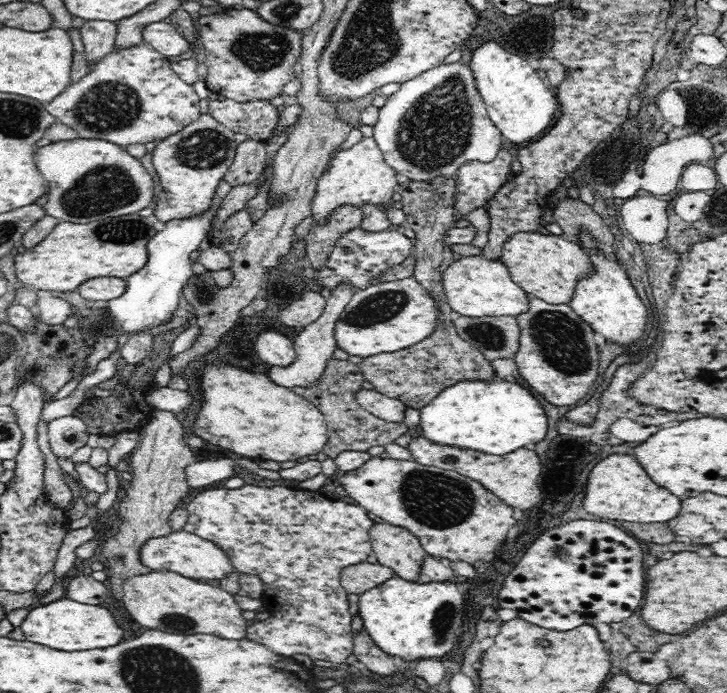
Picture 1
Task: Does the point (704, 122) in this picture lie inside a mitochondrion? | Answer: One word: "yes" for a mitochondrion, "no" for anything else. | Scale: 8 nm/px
yes

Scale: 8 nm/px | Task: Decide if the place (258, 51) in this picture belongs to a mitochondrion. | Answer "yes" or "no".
yes

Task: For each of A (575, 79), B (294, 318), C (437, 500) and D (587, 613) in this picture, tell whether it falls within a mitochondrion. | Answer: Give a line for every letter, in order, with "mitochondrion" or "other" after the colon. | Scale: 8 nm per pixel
A: other
B: other
C: mitochondrion
D: other

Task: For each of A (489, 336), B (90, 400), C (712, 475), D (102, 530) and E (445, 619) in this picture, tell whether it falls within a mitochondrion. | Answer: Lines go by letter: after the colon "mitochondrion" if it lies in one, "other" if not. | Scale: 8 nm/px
A: mitochondrion
B: other
C: other
D: other
E: mitochondrion

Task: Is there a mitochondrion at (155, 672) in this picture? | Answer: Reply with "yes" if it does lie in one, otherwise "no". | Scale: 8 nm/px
yes

